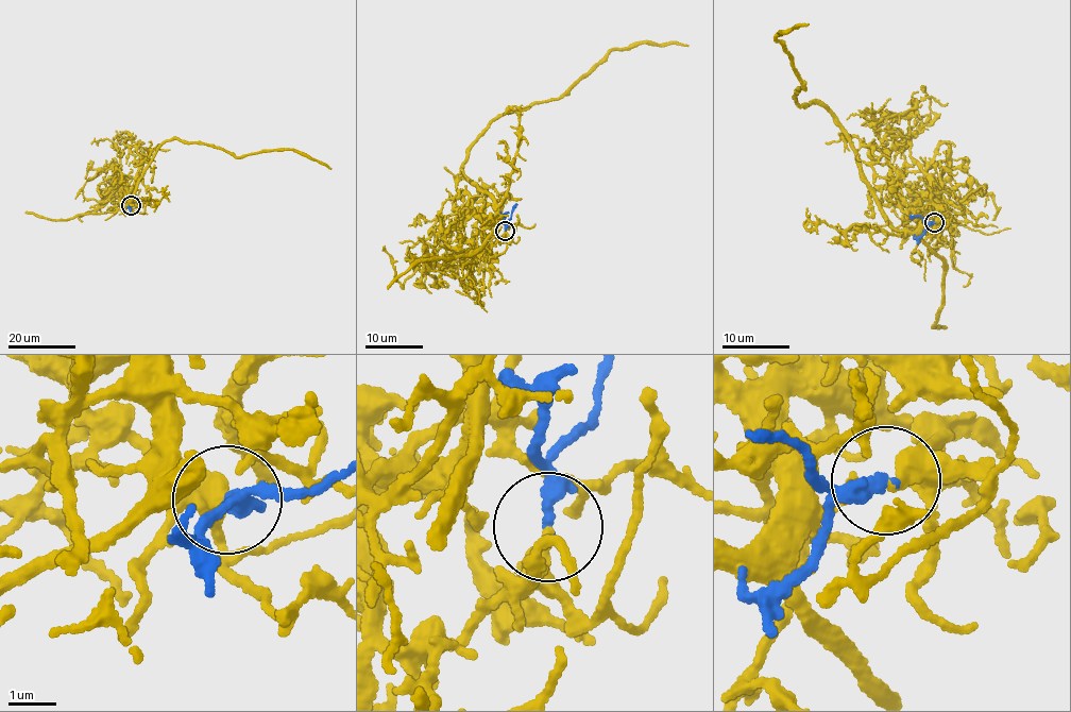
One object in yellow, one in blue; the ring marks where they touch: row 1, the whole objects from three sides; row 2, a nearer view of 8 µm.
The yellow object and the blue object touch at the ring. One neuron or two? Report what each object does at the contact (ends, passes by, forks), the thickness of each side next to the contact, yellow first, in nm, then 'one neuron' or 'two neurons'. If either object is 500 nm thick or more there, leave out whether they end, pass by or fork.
yellow ends there; blue passes by; 360 nm thick on the yellow side, 190 nm on the other; one neuron

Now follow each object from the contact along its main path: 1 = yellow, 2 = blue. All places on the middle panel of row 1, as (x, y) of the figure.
1: (505, 231), (485, 244), (496, 206), (462, 171), (468, 147), (488, 124), (560, 96), (613, 50), (687, 46)
2: (505, 231), (506, 221), (516, 203)

